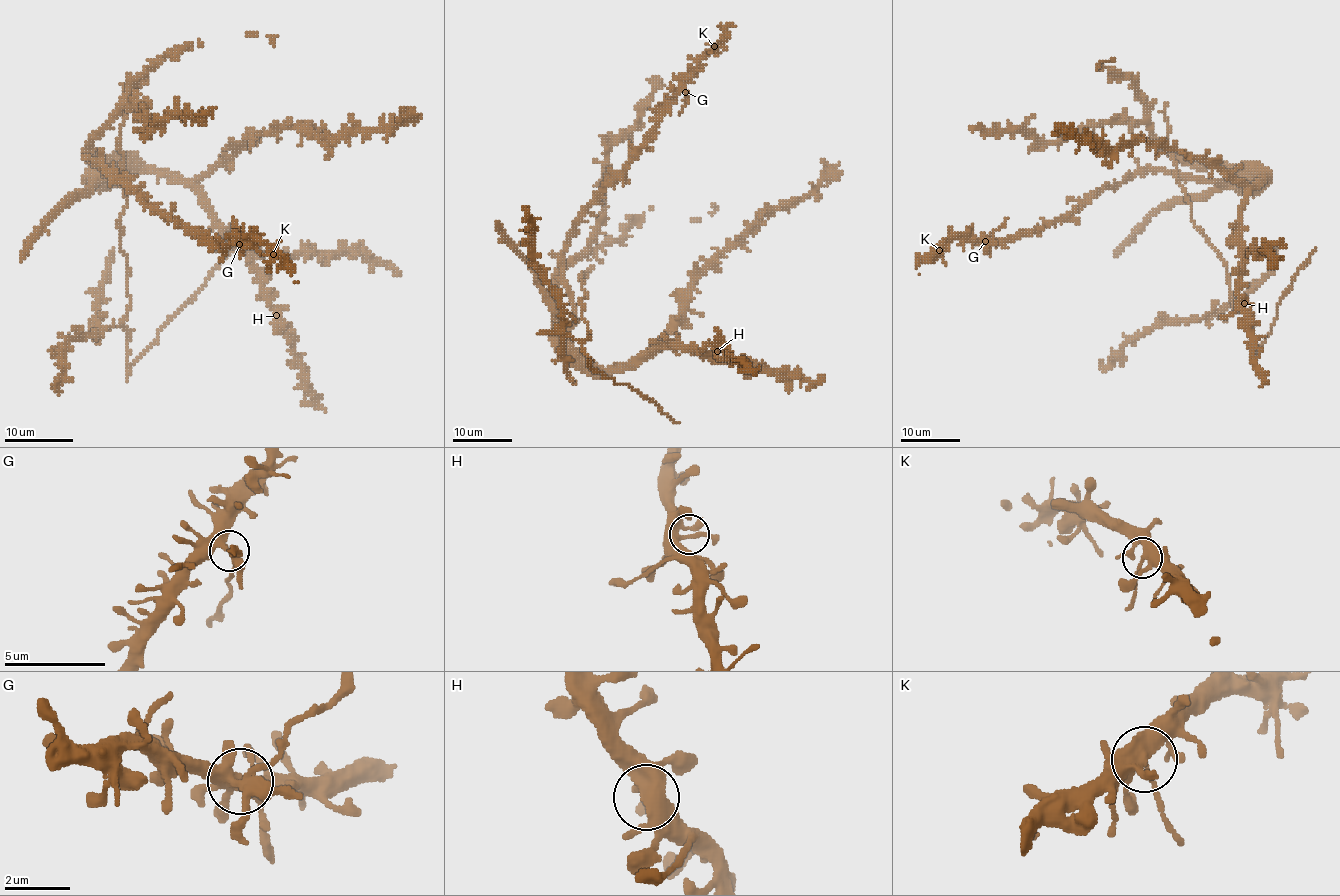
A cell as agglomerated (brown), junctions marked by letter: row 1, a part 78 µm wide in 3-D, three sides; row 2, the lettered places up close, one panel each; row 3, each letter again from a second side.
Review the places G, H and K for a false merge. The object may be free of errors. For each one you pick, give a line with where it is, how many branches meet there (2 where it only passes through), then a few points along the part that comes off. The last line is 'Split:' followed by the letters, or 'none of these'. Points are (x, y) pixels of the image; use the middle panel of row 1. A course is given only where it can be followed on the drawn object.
G: place (685, 92); branches 6; course (684, 92), (686, 99), (678, 114)
Split: G

